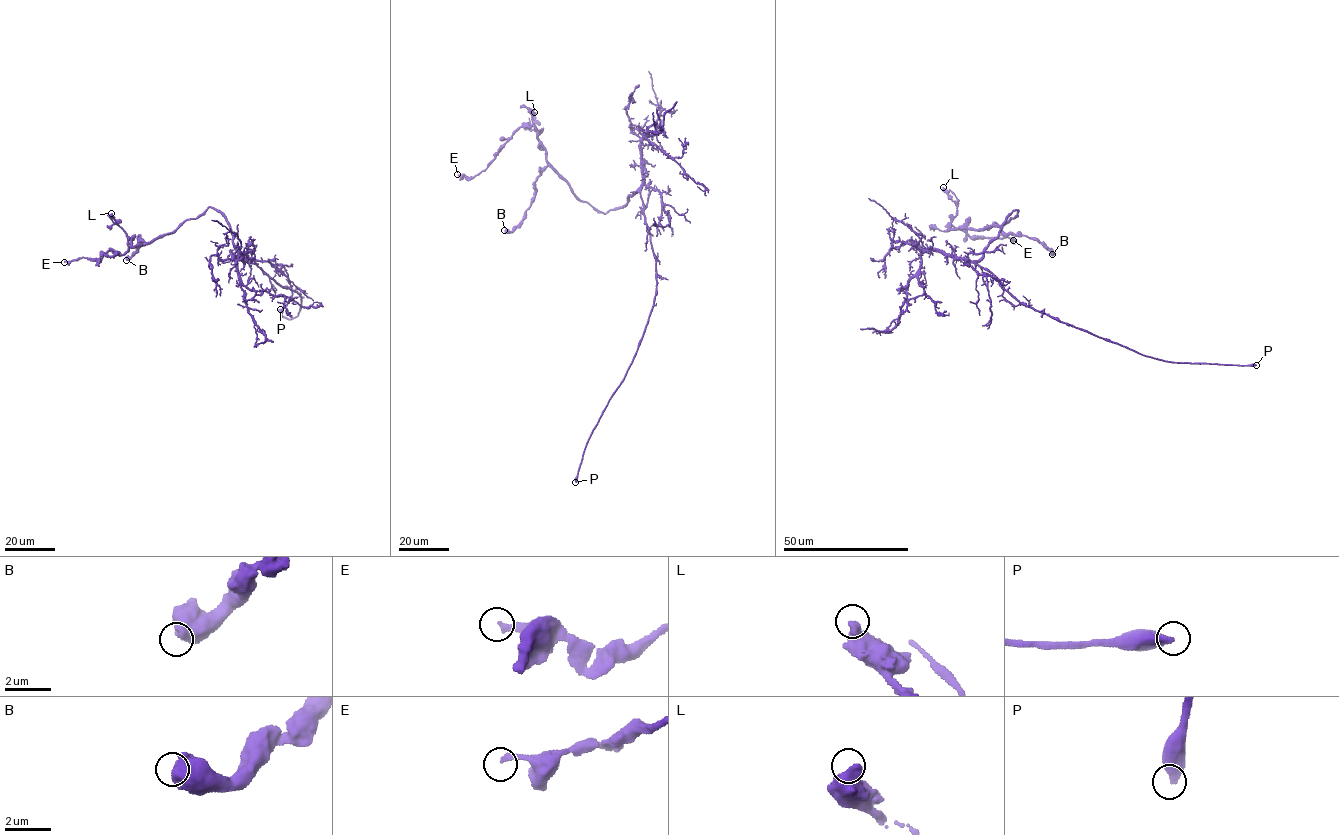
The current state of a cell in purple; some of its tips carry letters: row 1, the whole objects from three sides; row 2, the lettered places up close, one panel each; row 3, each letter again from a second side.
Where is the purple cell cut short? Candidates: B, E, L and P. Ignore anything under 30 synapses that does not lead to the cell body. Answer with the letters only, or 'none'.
P

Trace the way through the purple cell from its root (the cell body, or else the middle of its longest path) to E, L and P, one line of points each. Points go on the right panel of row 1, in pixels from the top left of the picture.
E: (983, 268), (975, 262), (1006, 218), (1018, 211), (999, 226), (946, 230), (953, 225), (971, 236), (1013, 240)
L: (983, 268), (975, 262), (1006, 218), (1018, 211), (999, 226), (953, 229), (950, 221), (958, 206), (943, 187)
P: (983, 268), (991, 272), (1006, 290), (1027, 306), (1149, 357), (1180, 363), (1256, 365)

